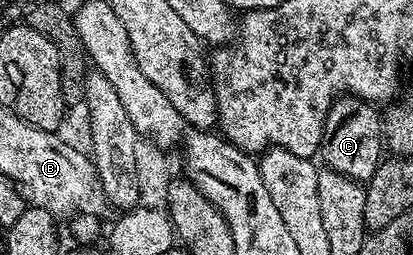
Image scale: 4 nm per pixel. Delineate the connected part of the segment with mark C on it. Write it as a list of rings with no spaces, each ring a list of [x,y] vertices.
[[[341,95],[333,100],[318,150],[319,160],[324,160],[331,172],[361,183],[368,182],[374,175],[386,153],[386,129],[382,124],[382,113],[376,109],[379,108],[373,102],[364,101],[361,97]]]

